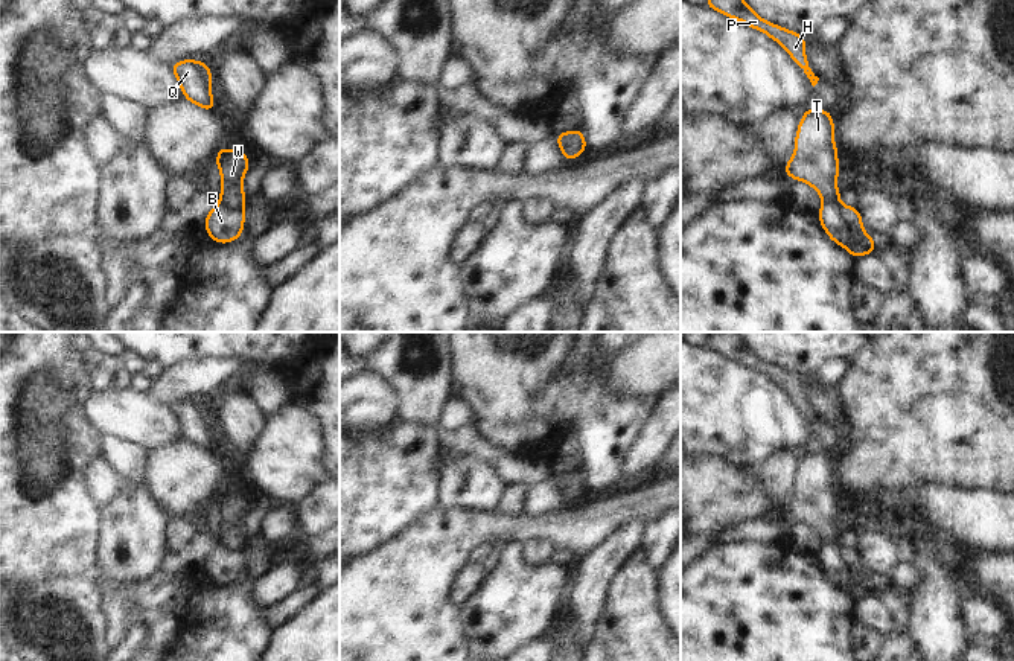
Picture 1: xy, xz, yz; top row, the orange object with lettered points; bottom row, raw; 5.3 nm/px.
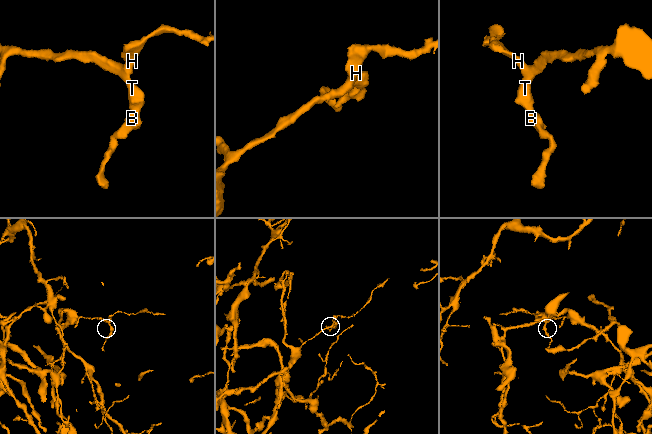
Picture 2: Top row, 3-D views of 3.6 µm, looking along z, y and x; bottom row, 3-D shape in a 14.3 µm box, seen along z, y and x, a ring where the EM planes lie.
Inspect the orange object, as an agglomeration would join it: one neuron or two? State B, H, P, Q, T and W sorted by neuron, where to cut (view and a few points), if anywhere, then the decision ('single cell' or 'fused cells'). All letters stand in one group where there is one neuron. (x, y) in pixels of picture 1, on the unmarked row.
groups B / H P Q T W; cut yz (822, 542), (839, 550), (859, 581), (856, 591); fused cells

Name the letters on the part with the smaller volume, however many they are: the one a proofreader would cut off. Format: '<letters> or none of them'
B.

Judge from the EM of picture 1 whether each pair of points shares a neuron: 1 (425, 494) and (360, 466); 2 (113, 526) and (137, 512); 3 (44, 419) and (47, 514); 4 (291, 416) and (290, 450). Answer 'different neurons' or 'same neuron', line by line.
1: same neuron
2: same neuron
3: same neuron
4: same neuron

